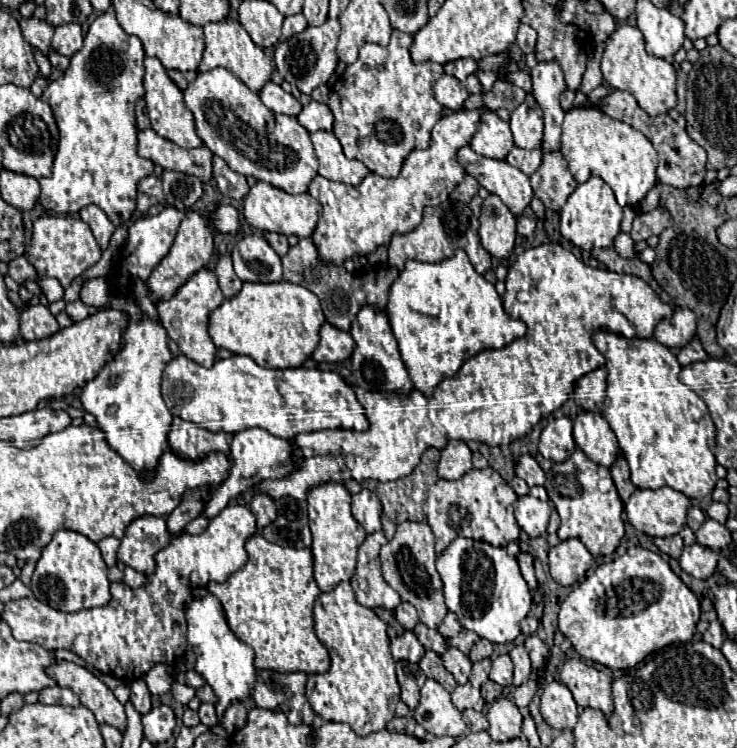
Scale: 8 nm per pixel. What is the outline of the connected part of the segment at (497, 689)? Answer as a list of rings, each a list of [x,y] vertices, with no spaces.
[[[488,680],[481,687],[481,695],[488,705],[495,702],[502,695],[502,692],[503,687],[491,680]]]

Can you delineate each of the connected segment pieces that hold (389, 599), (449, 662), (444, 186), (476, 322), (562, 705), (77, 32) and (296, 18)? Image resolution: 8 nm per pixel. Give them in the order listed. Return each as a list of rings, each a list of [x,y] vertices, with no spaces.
[[[373,532],[359,546],[357,572],[351,578],[351,588],[361,606],[367,606],[367,608],[381,606],[387,610],[395,610],[401,604],[401,598],[381,576],[379,548],[385,542],[387,538],[383,532]]]
[[[447,648],[447,652],[441,656],[445,668],[455,676],[457,684],[465,684],[471,672],[471,660],[457,648]]]
[[[477,108],[477,110],[457,110],[451,112],[449,116],[443,116],[435,128],[431,130],[431,144],[427,150],[413,150],[409,154],[409,158],[403,164],[403,170],[397,178],[381,178],[379,174],[367,174],[365,180],[355,188],[355,186],[347,186],[341,182],[331,182],[323,176],[315,176],[313,182],[309,184],[309,194],[313,198],[317,198],[323,206],[321,218],[317,222],[317,228],[313,232],[313,242],[317,242],[317,250],[321,250],[321,258],[329,258],[329,262],[345,262],[347,258],[353,256],[367,256],[371,254],[377,246],[389,244],[391,234],[399,232],[411,232],[413,228],[419,226],[421,216],[423,216],[423,208],[425,206],[437,206],[443,200],[449,198],[449,194],[457,188],[457,184],[463,180],[465,170],[457,160],[457,150],[461,146],[467,146],[473,138],[473,134],[479,128],[481,122],[481,114],[489,112],[487,108]]]
[[[457,250],[453,258],[447,258],[437,264],[407,260],[405,270],[393,282],[387,302],[387,316],[391,330],[397,338],[401,360],[405,362],[409,376],[413,380],[415,390],[431,396],[437,384],[445,378],[451,378],[465,360],[475,356],[487,348],[503,348],[513,340],[525,336],[527,326],[519,320],[513,320],[505,310],[503,302],[491,282],[487,282],[481,274],[475,272],[473,264],[469,262],[465,250]]]
[[[557,680],[547,682],[541,696],[541,714],[551,728],[575,728],[579,714],[571,690]]]
[[[65,24],[65,26],[55,28],[53,50],[57,54],[71,58],[81,46],[83,46],[83,32],[81,32],[79,24]]]
[[[303,14],[287,16],[287,18],[285,18],[285,22],[283,22],[283,34],[281,34],[281,38],[283,38],[283,40],[287,40],[287,38],[291,38],[293,34],[299,34],[299,32],[301,32],[301,30],[305,30],[305,28],[307,28],[307,22],[305,22]]]

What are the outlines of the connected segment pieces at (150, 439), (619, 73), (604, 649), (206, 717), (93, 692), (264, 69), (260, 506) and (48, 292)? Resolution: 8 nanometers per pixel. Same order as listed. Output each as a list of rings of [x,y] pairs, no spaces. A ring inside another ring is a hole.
[[[143,316],[141,322],[129,322],[125,330],[125,344],[117,356],[103,366],[103,370],[83,386],[81,402],[89,414],[97,418],[99,428],[105,432],[107,444],[137,472],[153,472],[159,464],[161,454],[169,448],[167,434],[171,428],[171,412],[167,410],[161,396],[161,376],[165,366],[171,362],[171,352],[167,348],[167,332],[155,320]]]
[[[621,26],[607,40],[607,48],[603,52],[601,70],[605,82],[615,90],[625,90],[635,96],[639,106],[647,114],[665,114],[677,106],[677,74],[671,62],[663,58],[649,56],[645,52],[645,40],[637,26]]]
[[[633,546],[617,560],[598,566],[592,576],[571,590],[559,610],[559,630],[571,640],[581,658],[603,664],[611,670],[627,670],[655,650],[675,642],[689,642],[695,634],[699,614],[701,610],[695,594],[673,574],[669,564],[659,554],[643,546]]]
[[[201,704],[199,708],[199,718],[201,718],[201,724],[205,726],[213,726],[217,724],[217,716],[215,716],[215,706],[213,704]]]
[[[59,660],[55,666],[51,666],[49,674],[57,680],[59,686],[71,688],[79,696],[81,704],[95,714],[99,724],[109,724],[125,732],[125,708],[97,676],[67,660]]]
[[[227,18],[225,22],[207,24],[207,26],[203,26],[203,30],[205,30],[205,52],[203,52],[199,72],[207,72],[211,68],[221,66],[221,68],[227,68],[231,74],[235,74],[249,90],[261,92],[261,88],[271,80],[273,64],[265,56],[265,52],[253,44],[253,40],[245,32],[245,28],[241,28],[241,24],[237,20]]]
[[[257,492],[253,498],[251,498],[251,504],[249,504],[251,512],[255,514],[257,518],[257,528],[265,528],[269,526],[269,522],[273,522],[273,518],[277,516],[277,508],[275,508],[275,502],[273,498],[269,498],[267,494],[261,494]]]
[[[39,278],[37,282],[43,288],[43,294],[49,302],[57,302],[63,298],[63,286],[61,282],[57,282],[57,278]]]

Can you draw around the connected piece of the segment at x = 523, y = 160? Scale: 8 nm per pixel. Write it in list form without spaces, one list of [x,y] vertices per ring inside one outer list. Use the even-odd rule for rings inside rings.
[[[513,148],[507,156],[507,162],[515,168],[519,168],[523,174],[531,176],[539,164],[541,164],[541,156],[543,152],[541,150],[523,150],[523,148]]]

